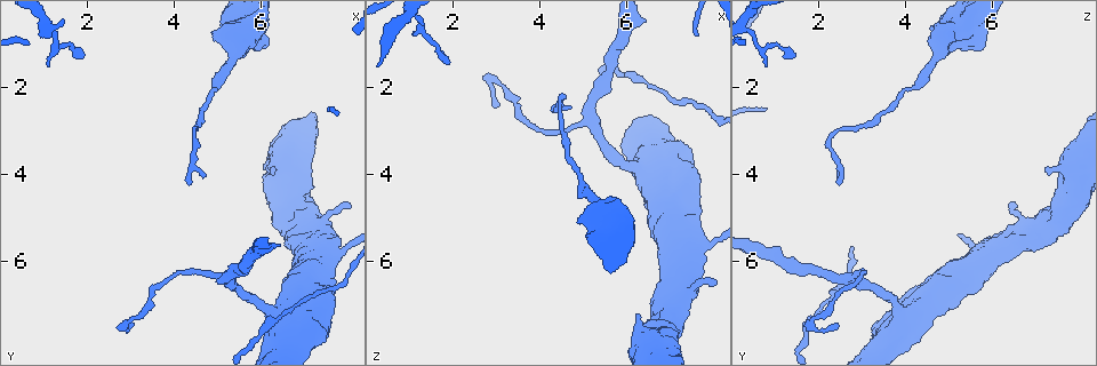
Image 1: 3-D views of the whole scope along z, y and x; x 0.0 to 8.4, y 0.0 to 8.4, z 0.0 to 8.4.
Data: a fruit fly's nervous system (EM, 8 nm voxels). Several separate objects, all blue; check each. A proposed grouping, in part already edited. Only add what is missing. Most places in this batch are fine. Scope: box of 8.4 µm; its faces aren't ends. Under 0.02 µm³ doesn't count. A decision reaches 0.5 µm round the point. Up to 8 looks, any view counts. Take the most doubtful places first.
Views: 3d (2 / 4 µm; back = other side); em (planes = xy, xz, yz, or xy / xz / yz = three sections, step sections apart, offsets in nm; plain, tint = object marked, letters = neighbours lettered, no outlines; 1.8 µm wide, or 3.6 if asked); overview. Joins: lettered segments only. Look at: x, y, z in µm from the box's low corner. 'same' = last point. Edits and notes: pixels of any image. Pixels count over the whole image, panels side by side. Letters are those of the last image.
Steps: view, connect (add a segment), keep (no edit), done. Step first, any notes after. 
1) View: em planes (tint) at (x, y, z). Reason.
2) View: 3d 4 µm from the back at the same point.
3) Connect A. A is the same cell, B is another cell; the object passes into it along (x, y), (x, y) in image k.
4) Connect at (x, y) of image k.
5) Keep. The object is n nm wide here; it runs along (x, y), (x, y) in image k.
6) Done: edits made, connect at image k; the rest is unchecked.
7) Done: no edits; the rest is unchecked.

View: em 3.6 µm xz step 16 (tint) at (4.90, 0.95, 5.15). Stops while still wide.

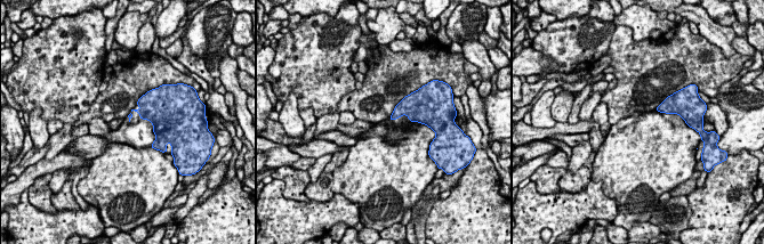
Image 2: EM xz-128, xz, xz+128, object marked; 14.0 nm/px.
View: em 3.6 µm xz step 16 (letters) at the same point. What lies round it.

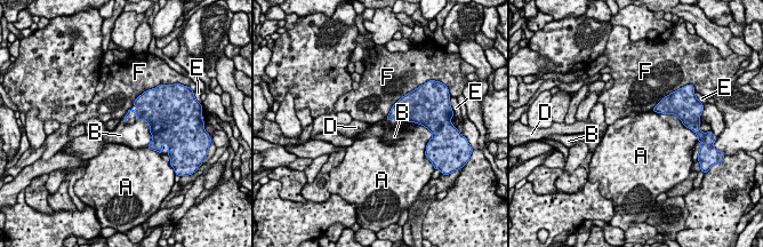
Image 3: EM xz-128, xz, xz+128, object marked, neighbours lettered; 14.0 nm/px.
Connect B. The longest contact is with F, 440 nm; B is the same cell, A, D, E and F are other cells; the object passes into it along (145, 111), (128, 111), (121, 127) in image 3; the neuron continues.

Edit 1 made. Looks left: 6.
View: em planes (letters) at (4.30, 4.25, 2.50). Long arm stops here.

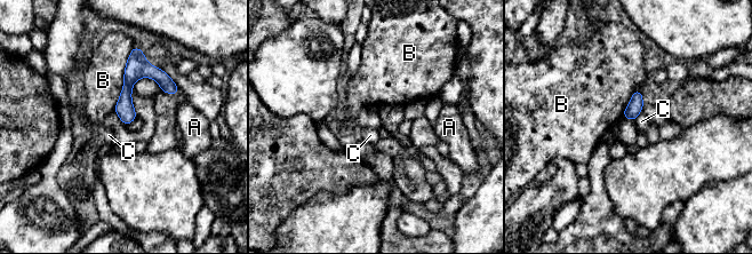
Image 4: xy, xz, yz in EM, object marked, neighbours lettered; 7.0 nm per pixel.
Keep. The longest contact is with B, 460 nm; A, B and C are other cells; no lettered segment goes on from it.

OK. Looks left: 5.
View: em 3.6 µm planes (letters) at (1.95, 1.25, 1.50). Thin end.

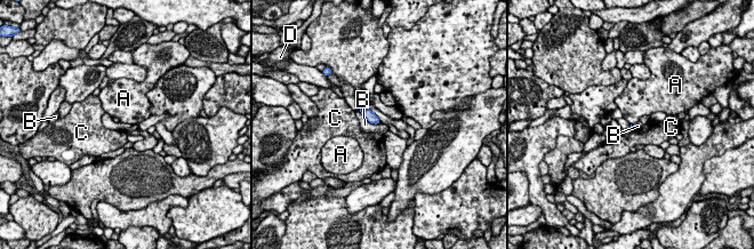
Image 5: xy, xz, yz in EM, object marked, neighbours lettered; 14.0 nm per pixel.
Keep. A, B, C and D are other cells; a border runs along (359, 110), (370, 122), (379, 123) in image 5; no lettered segment goes on from it.

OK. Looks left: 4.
View: overview.

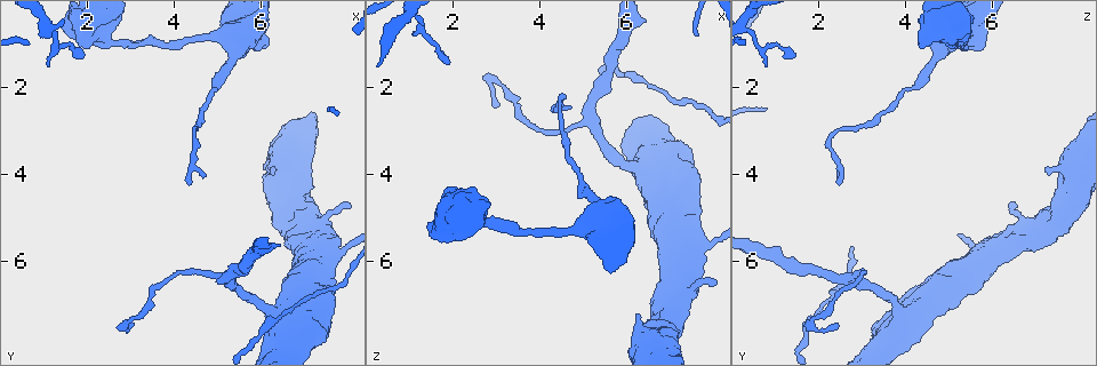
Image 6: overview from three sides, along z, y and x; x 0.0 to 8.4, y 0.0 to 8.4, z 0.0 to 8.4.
View: em planes (letters) at (6.25, 3.85, 7.25). Stops while still wide.

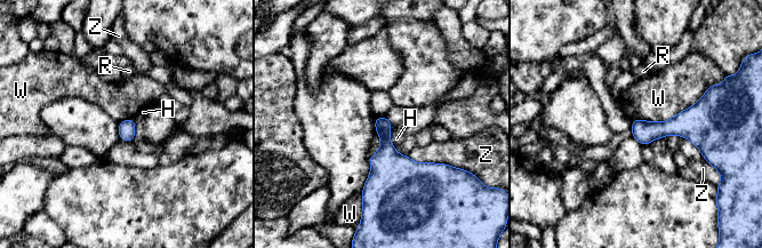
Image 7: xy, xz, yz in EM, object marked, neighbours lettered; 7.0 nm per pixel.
Keep. H, R, W and Z are other cells; a border runs along (708, 86), (666, 120), (632, 121) in image 7; none of them fits.

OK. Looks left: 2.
Done: edits made, connect at image 3; the rest is unchecked.

